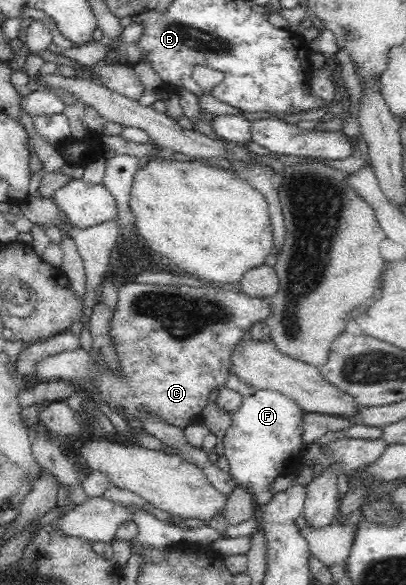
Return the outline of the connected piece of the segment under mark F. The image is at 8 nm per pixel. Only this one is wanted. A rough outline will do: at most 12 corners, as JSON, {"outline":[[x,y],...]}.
{"outline":[[241,393],[221,444],[227,471],[264,506],[269,482],[302,462],[303,409]]}

